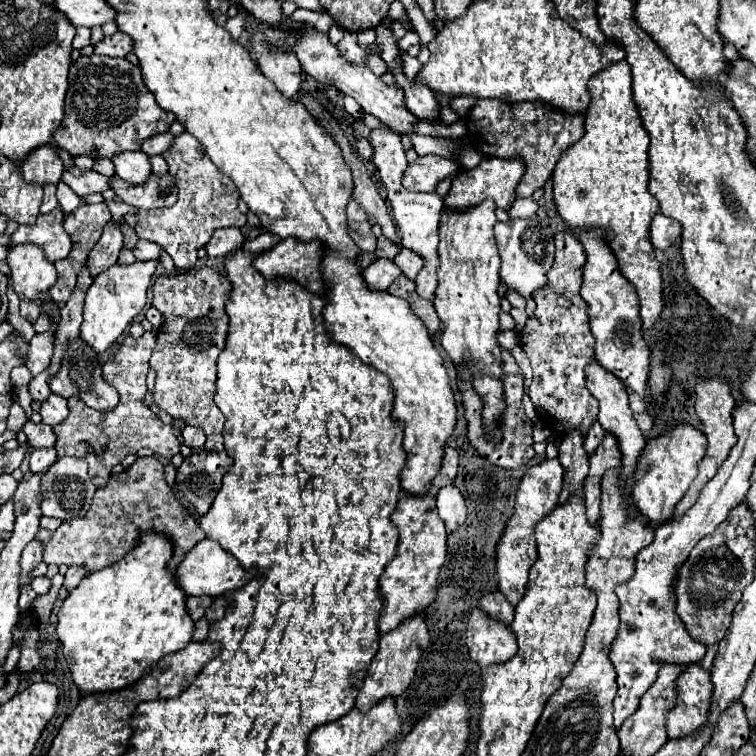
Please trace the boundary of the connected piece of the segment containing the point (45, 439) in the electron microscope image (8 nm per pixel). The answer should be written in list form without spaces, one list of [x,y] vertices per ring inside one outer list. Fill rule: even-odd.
[[[27,422],[23,426],[23,432],[27,436],[27,444],[31,444],[33,448],[53,448],[53,430],[47,424],[35,424],[35,422]]]

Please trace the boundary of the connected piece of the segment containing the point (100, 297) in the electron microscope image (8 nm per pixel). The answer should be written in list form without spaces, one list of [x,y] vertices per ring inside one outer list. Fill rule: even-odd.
[[[159,260],[115,264],[109,270],[95,276],[91,288],[87,290],[85,308],[83,308],[83,324],[81,324],[81,334],[79,334],[95,352],[109,350],[115,344],[115,340],[123,334],[123,330],[129,326],[129,322],[145,308],[147,288],[151,284],[151,276],[157,264]]]

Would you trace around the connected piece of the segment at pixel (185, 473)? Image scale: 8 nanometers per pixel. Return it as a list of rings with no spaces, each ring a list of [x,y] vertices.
[[[197,450],[179,466],[175,484],[201,516],[211,508],[229,466],[231,456],[227,452],[211,450]]]

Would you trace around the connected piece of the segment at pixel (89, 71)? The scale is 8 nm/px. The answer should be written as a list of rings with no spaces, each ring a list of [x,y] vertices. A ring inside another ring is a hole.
[[[81,56],[71,64],[69,72],[69,90],[65,96],[65,118],[61,126],[53,132],[51,142],[69,152],[71,156],[91,156],[91,158],[111,158],[117,152],[125,150],[139,150],[141,142],[155,136],[163,134],[169,130],[169,126],[175,122],[175,114],[165,112],[159,108],[155,102],[155,96],[147,90],[141,78],[139,66],[127,62],[125,58],[111,58],[111,56]]]

